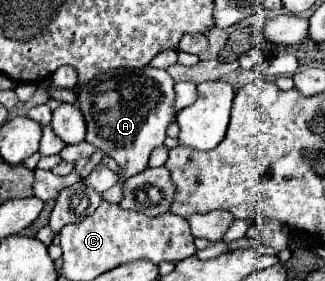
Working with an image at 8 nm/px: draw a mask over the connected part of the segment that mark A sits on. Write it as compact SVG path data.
M123 68L123 70L107 70L107 72L99 72L93 80L89 80L87 84L77 84L75 86L77 92L77 108L81 110L81 114L85 116L85 124L87 124L87 136L85 140L89 144L93 144L99 152L111 156L119 166L121 166L121 178L117 182L117 186L109 188L103 198L111 204L121 202L123 198L123 186L125 180L143 172L147 168L149 162L149 154L157 148L163 146L165 140L165 130L173 118L173 100L175 100L175 92L173 92L173 78L167 74L167 70L161 68Z

